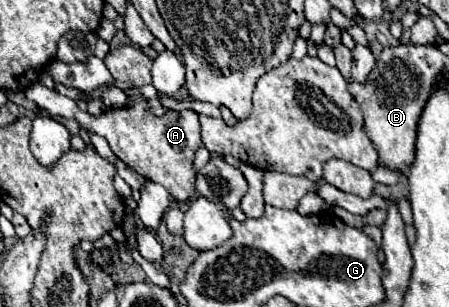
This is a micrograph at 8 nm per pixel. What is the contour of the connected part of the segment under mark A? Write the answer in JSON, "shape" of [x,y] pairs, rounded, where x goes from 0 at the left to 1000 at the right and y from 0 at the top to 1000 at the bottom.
{"shape":[[[78,267],[56,293],[56,313],[100,352],[114,378],[140,378],[140,384],[163,384],[180,404],[185,423],[212,430],[229,443],[247,489],[287,541],[296,541],[314,573],[327,586],[367,606],[367,619],[385,638],[385,651],[412,664],[430,645],[434,632],[434,560],[430,560],[430,515],[434,495],[452,476],[448,463],[448,410],[439,397],[439,371],[425,358],[381,358],[367,378],[350,384],[332,371],[332,339],[327,319],[318,313],[287,313],[292,339],[274,352],[247,352],[234,358],[225,378],[198,378],[194,365],[180,365],[167,352],[167,332],[149,313],[136,313],[122,293],[100,287],[96,274]]]}

